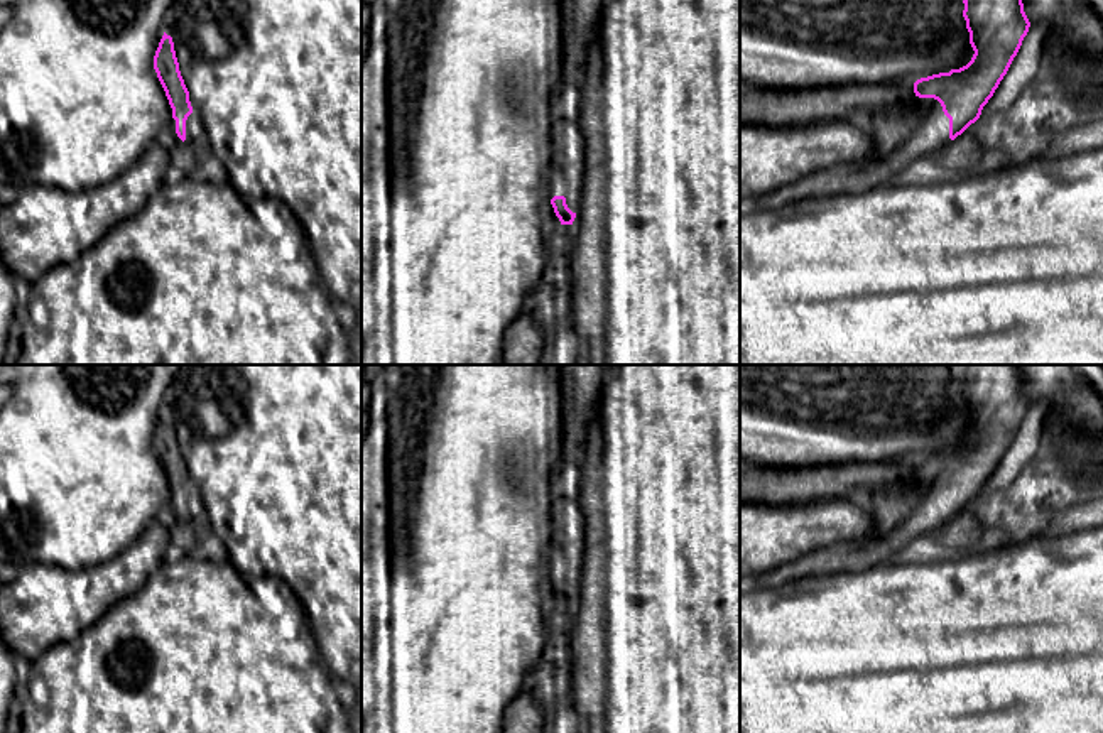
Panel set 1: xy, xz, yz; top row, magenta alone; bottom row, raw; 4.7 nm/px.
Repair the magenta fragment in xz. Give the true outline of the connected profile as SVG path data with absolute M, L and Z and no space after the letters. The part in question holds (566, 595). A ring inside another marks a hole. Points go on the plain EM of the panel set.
M561 491L552 507L552 537L547 546L547 578L561 603L573 603L581 588L584 517L573 491Z

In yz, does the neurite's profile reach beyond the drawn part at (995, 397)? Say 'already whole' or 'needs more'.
needs more

